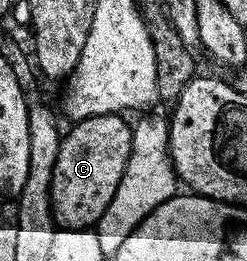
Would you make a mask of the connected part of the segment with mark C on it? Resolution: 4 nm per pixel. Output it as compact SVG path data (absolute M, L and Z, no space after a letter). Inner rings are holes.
M95 114L92 118L83 118L81 122L75 123L71 127L73 130L61 137L58 160L54 164L51 209L53 219L61 227L69 230L95 227L102 212L106 212L110 200L114 200L114 192L118 192L118 184L126 172L126 160L132 151L132 126L122 119L120 114Z

